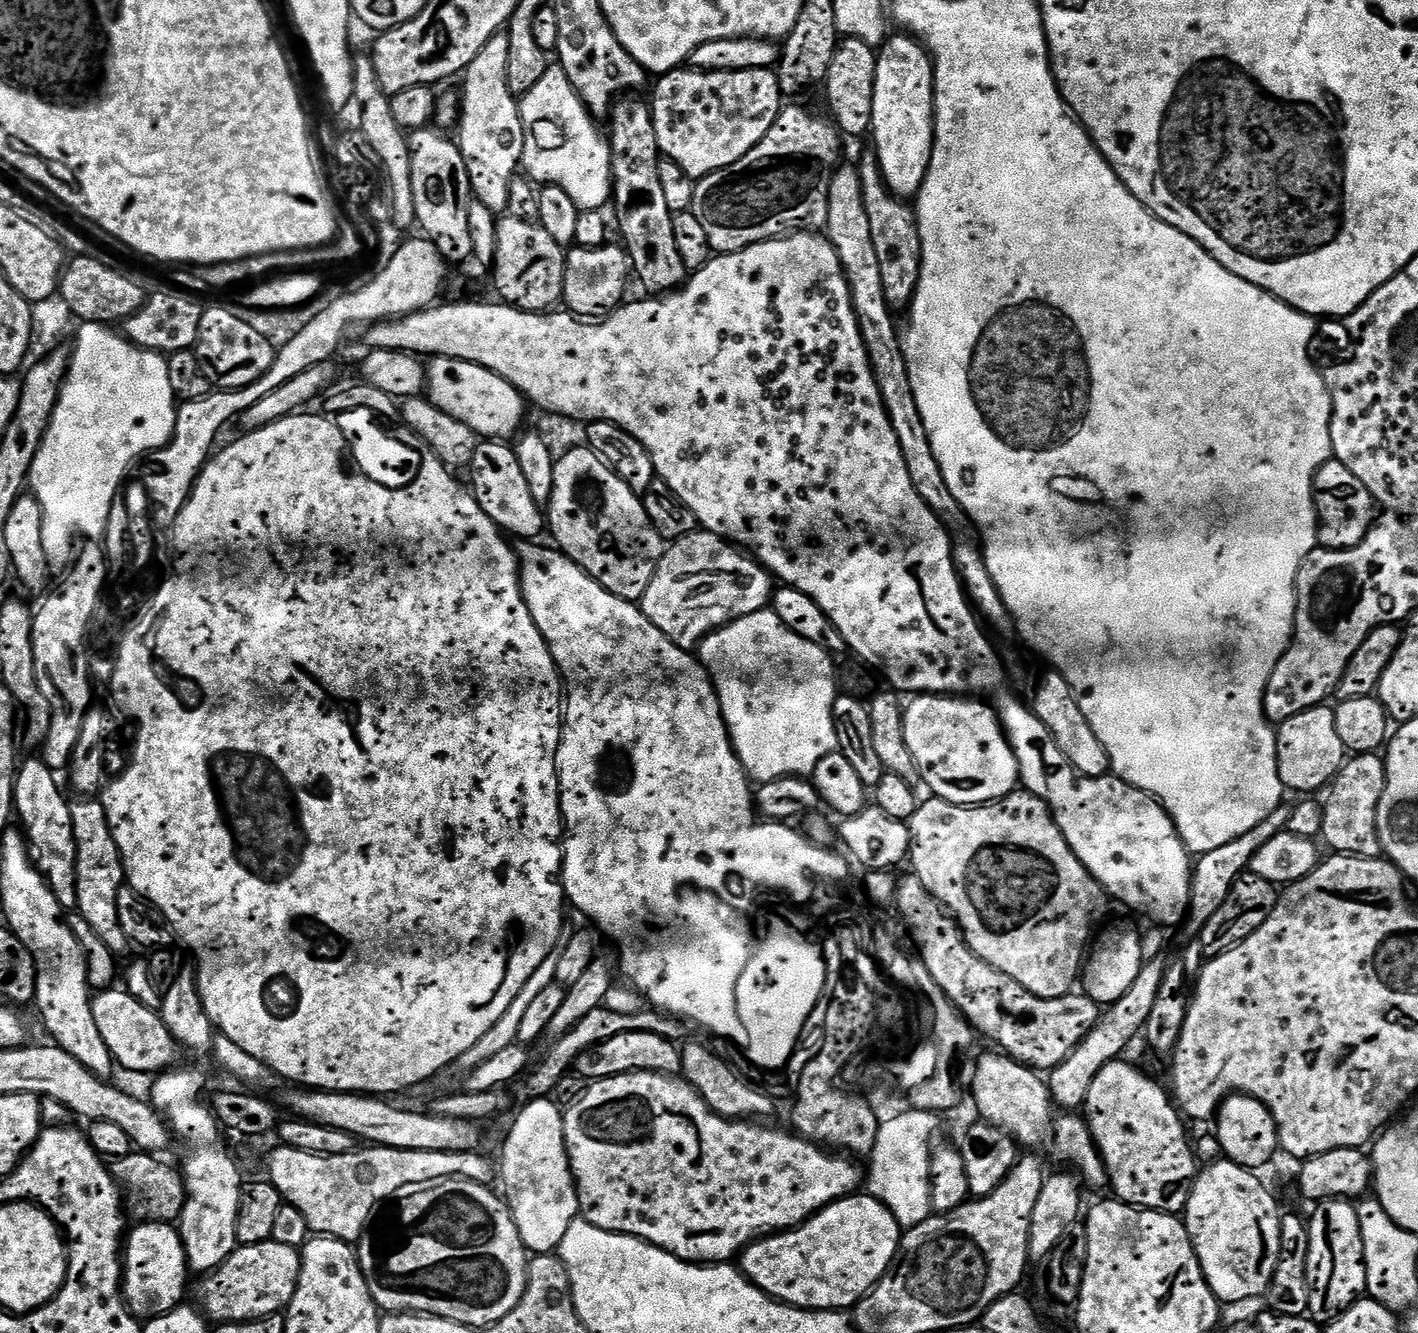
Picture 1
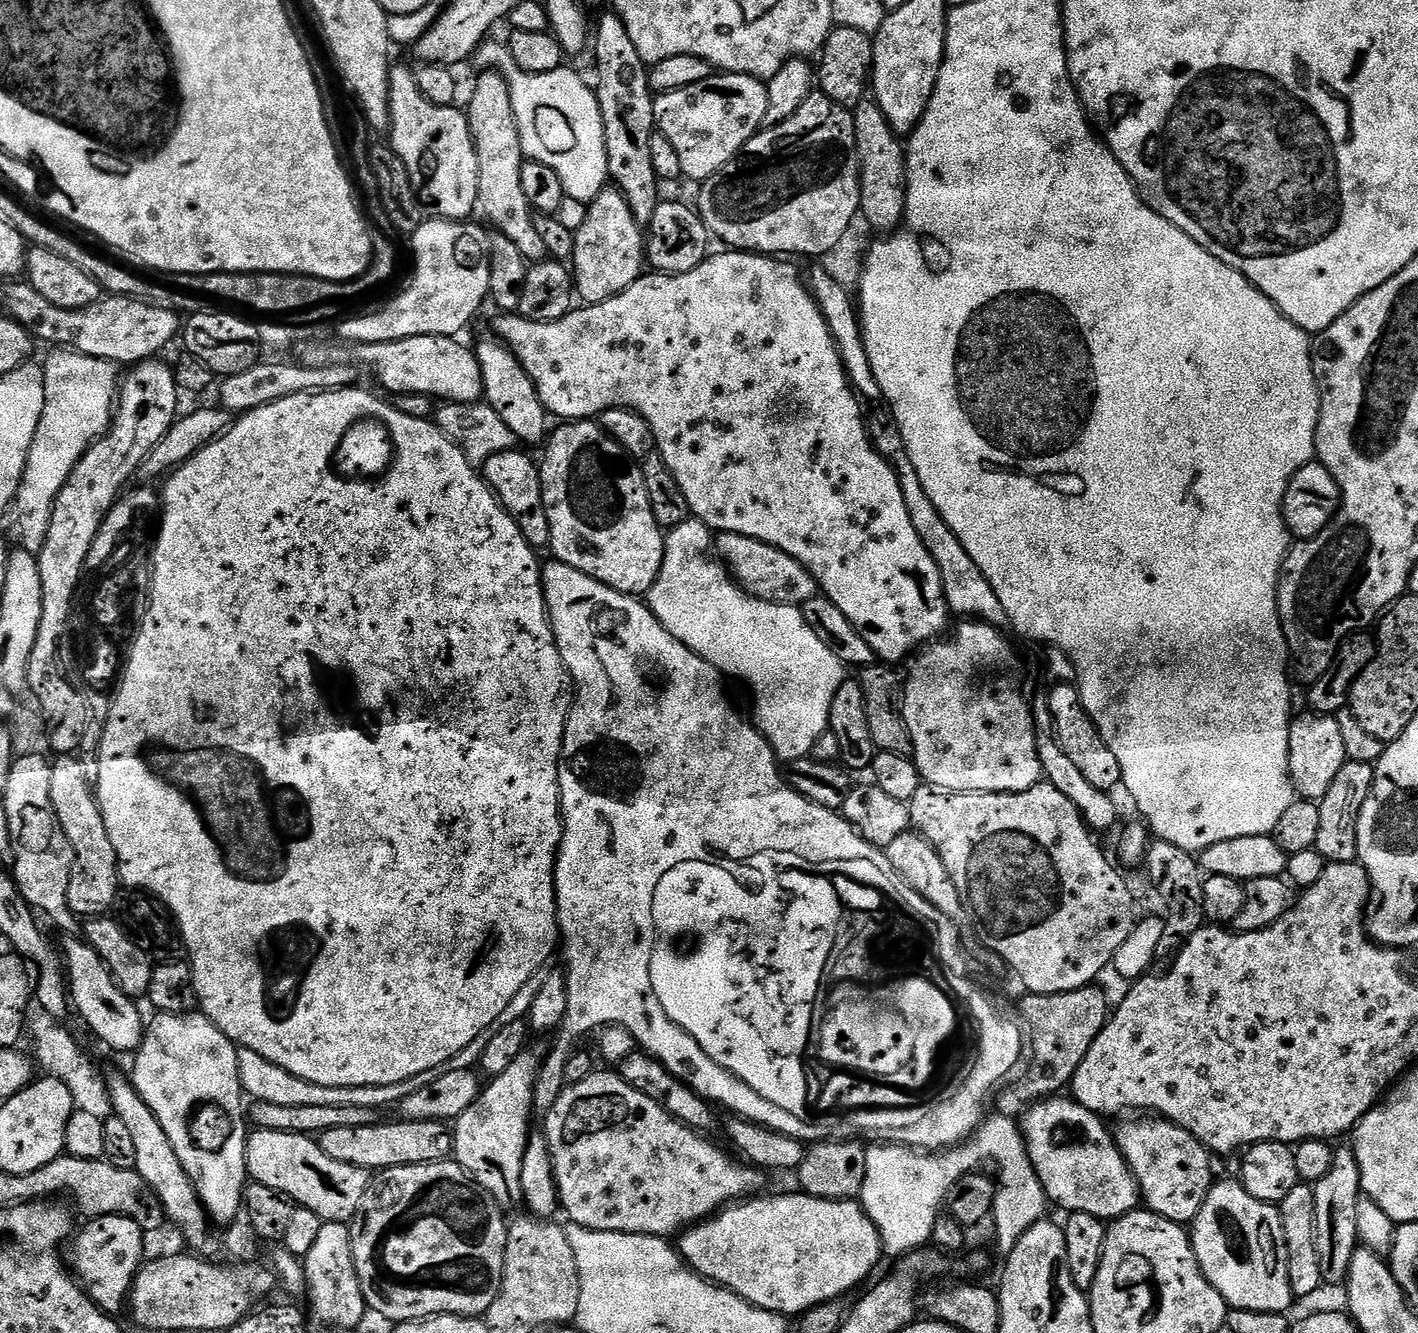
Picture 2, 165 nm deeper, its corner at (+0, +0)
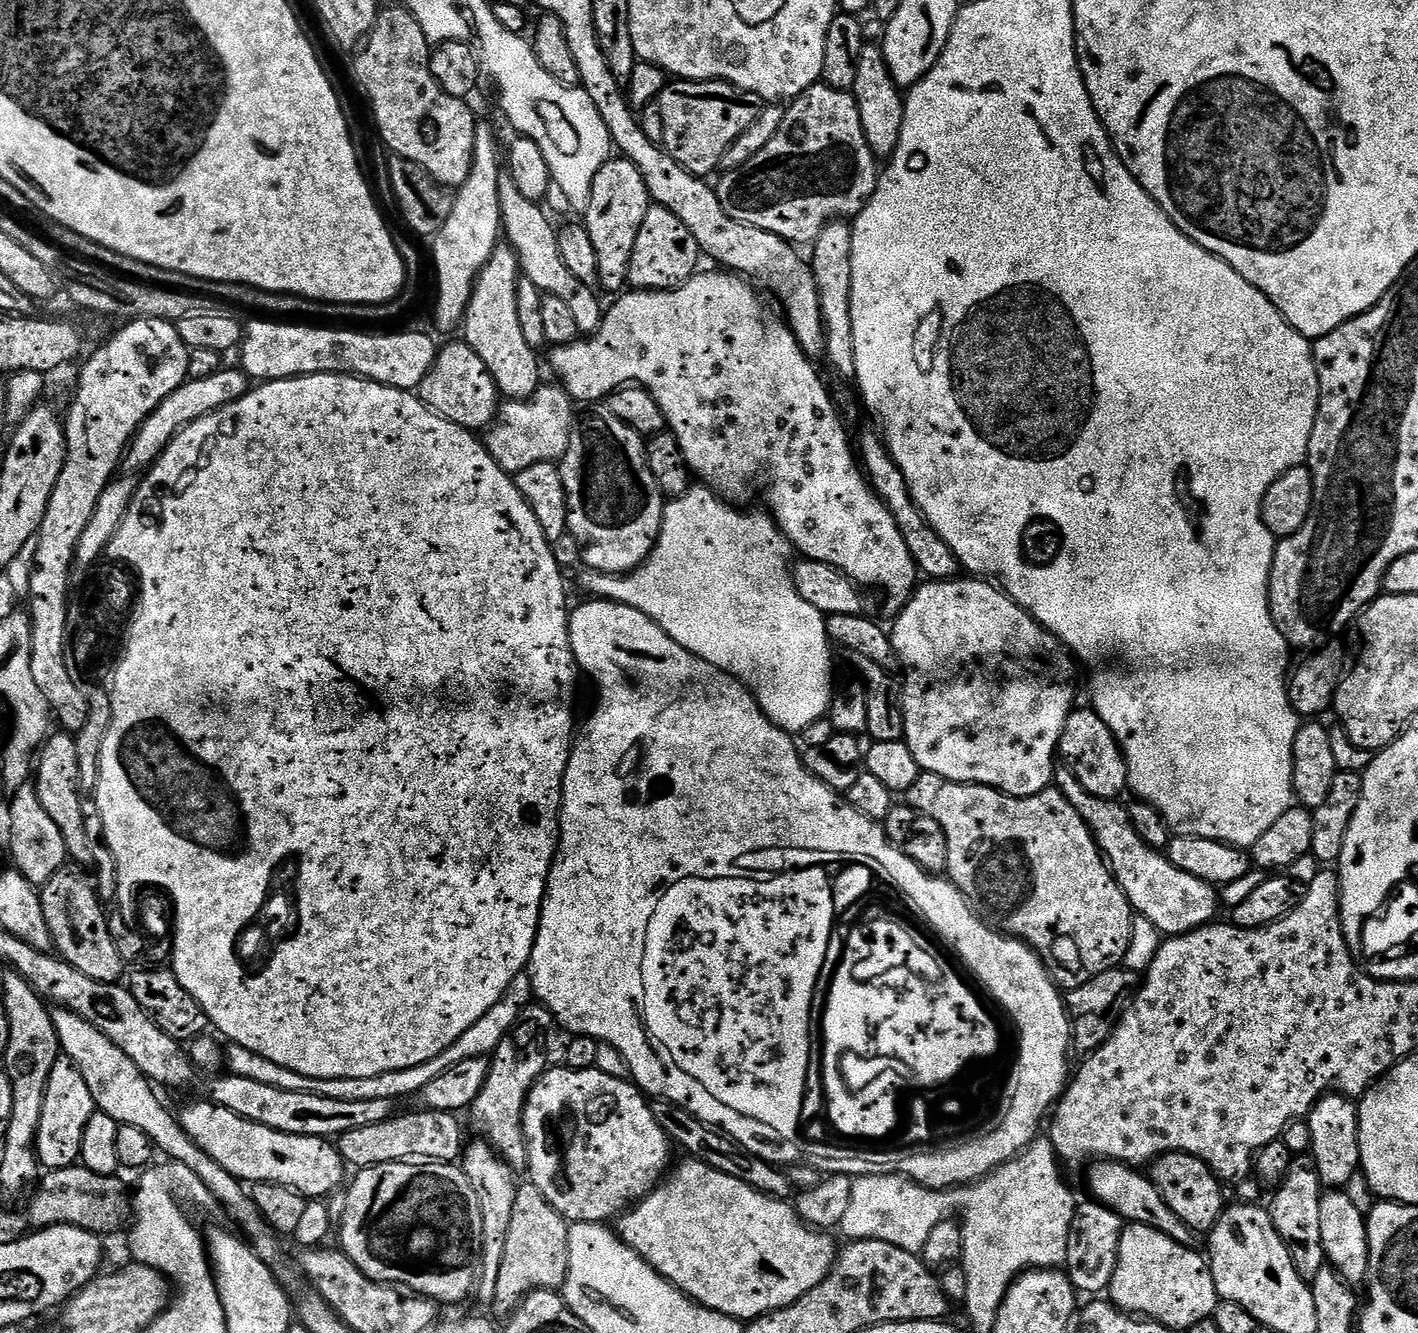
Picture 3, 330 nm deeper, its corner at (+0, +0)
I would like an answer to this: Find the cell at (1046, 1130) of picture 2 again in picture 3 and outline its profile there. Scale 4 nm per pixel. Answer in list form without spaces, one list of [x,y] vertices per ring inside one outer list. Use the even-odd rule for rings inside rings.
[[[1096,1162],[1088,1170],[1088,1188],[1096,1195],[1093,1197],[1099,1203],[1106,1205],[1107,1208],[1112,1208],[1128,1224],[1150,1226],[1154,1230],[1174,1238],[1174,1242],[1178,1242],[1182,1246],[1193,1247],[1194,1233],[1192,1229],[1186,1226],[1186,1222],[1182,1222],[1182,1218],[1178,1218],[1178,1214],[1174,1214],[1174,1210],[1170,1210],[1170,1206],[1166,1206],[1166,1202],[1162,1198],[1162,1194],[1158,1194],[1155,1184],[1145,1173],[1144,1176],[1140,1173],[1143,1171],[1115,1162]]]

